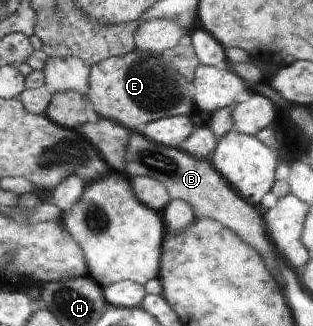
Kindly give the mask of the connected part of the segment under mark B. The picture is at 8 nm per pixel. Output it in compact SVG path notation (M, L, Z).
M134 131L129 137L129 142L125 149L125 171L130 178L136 177L136 175L153 177L164 184L170 194L171 201L181 199L189 203L196 218L207 217L219 221L234 233L238 233L240 239L250 243L260 253L260 257L264 259L268 269L274 275L278 275L276 261L272 257L274 249L266 233L264 233L264 229L262 229L262 223L260 223L260 217L258 217L256 209L252 205L244 203L245 199L241 198L226 183L225 179L221 177L209 161L198 159L178 148L166 147L153 142L138 133L138 131Z

